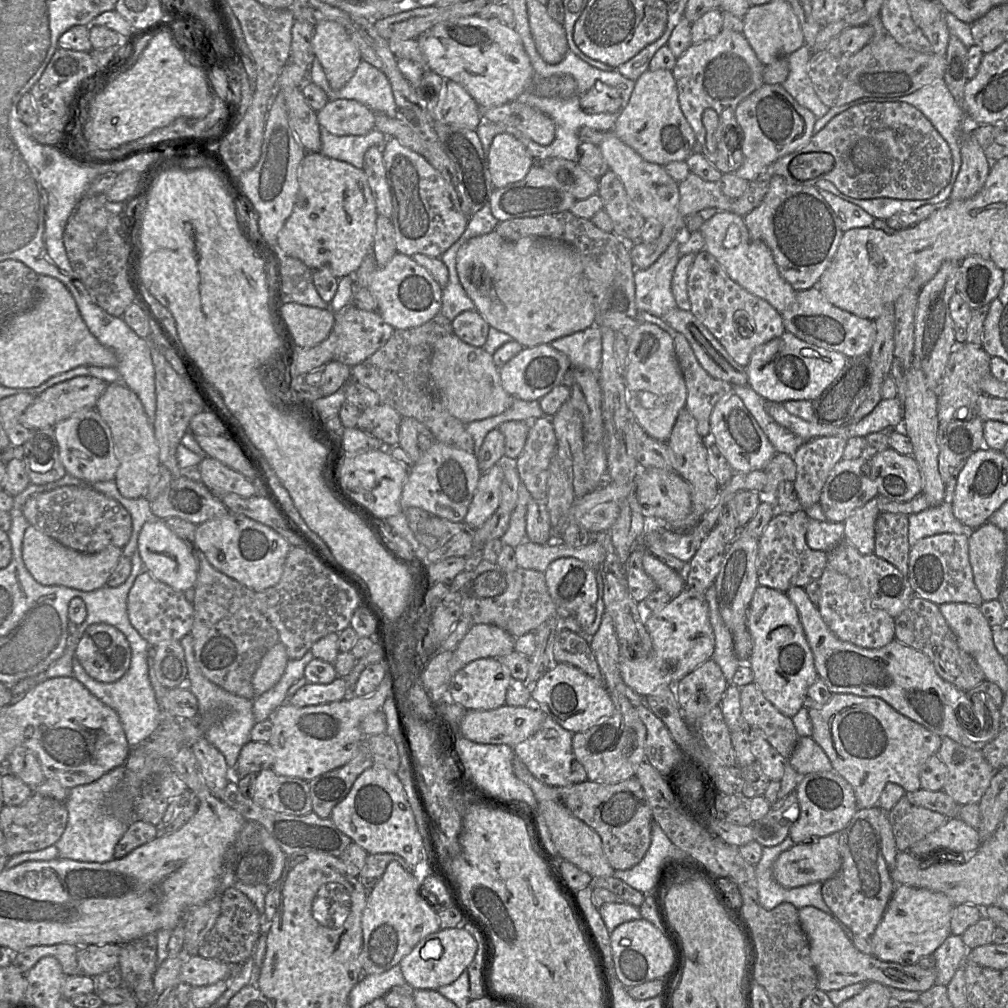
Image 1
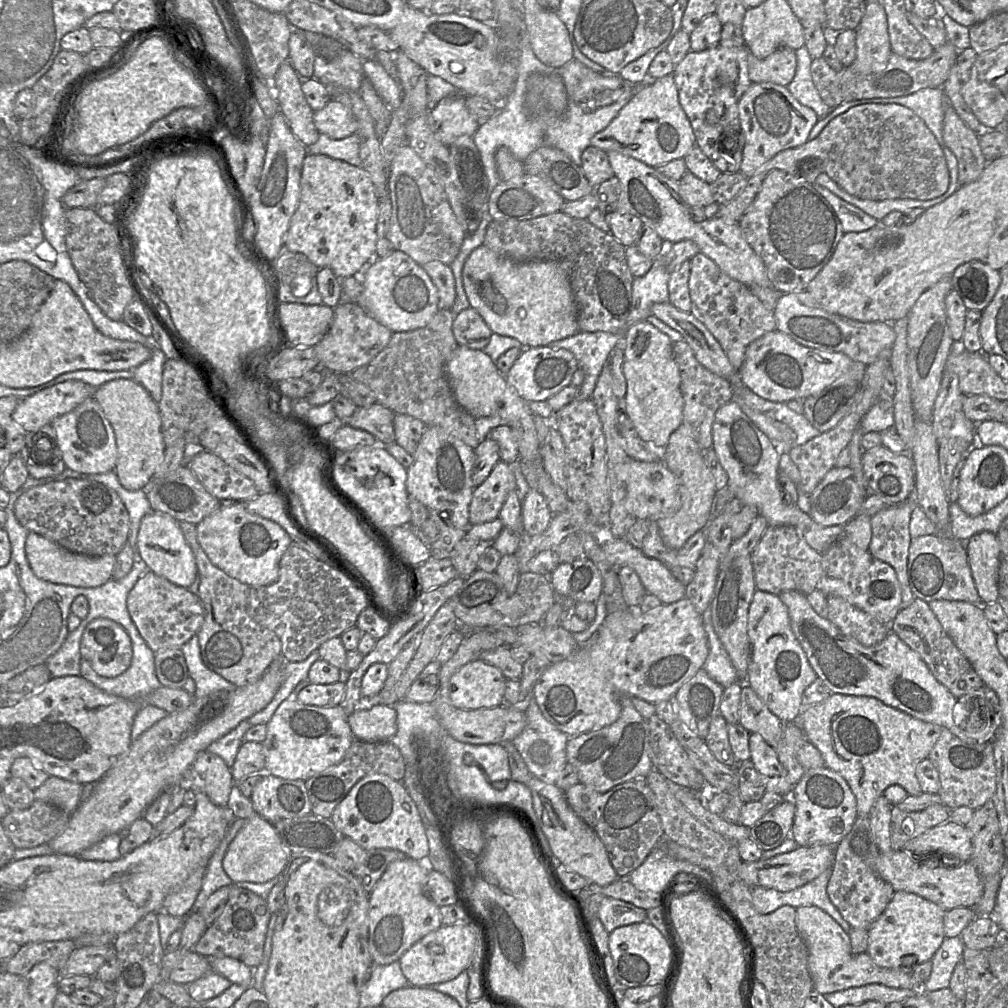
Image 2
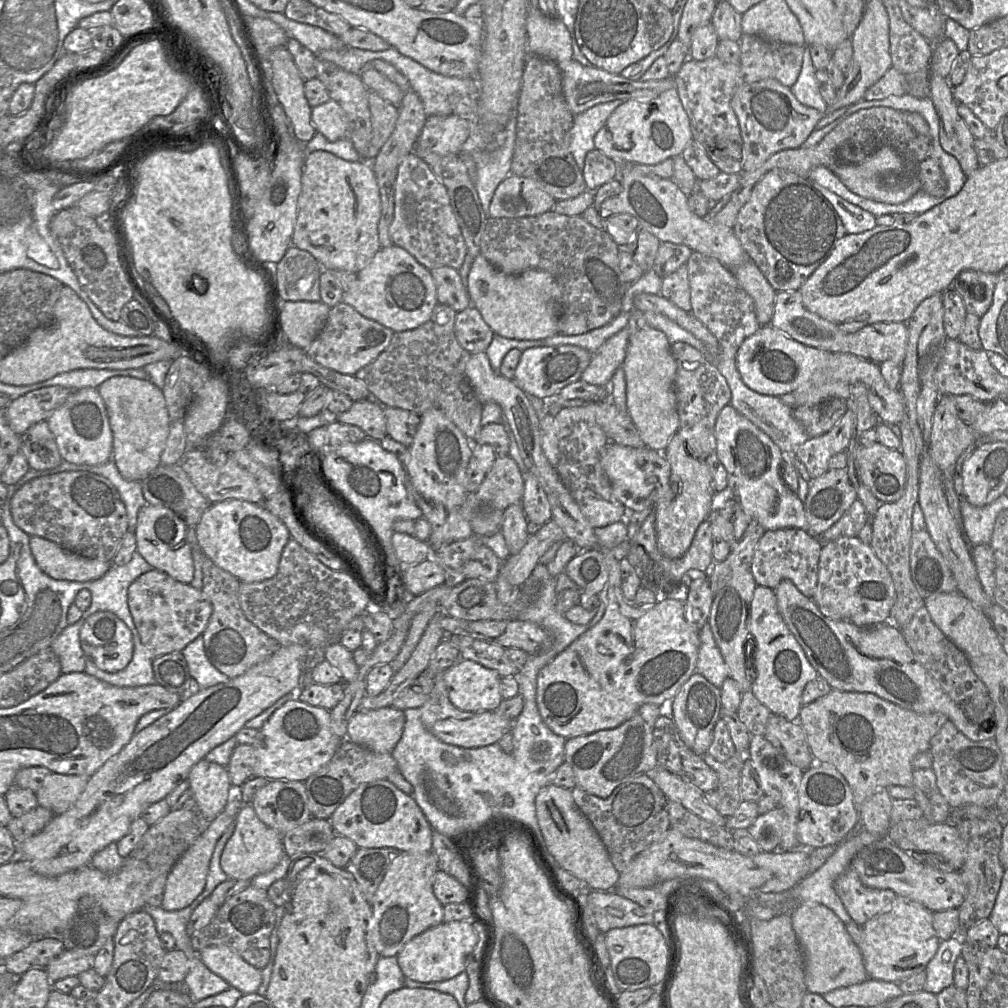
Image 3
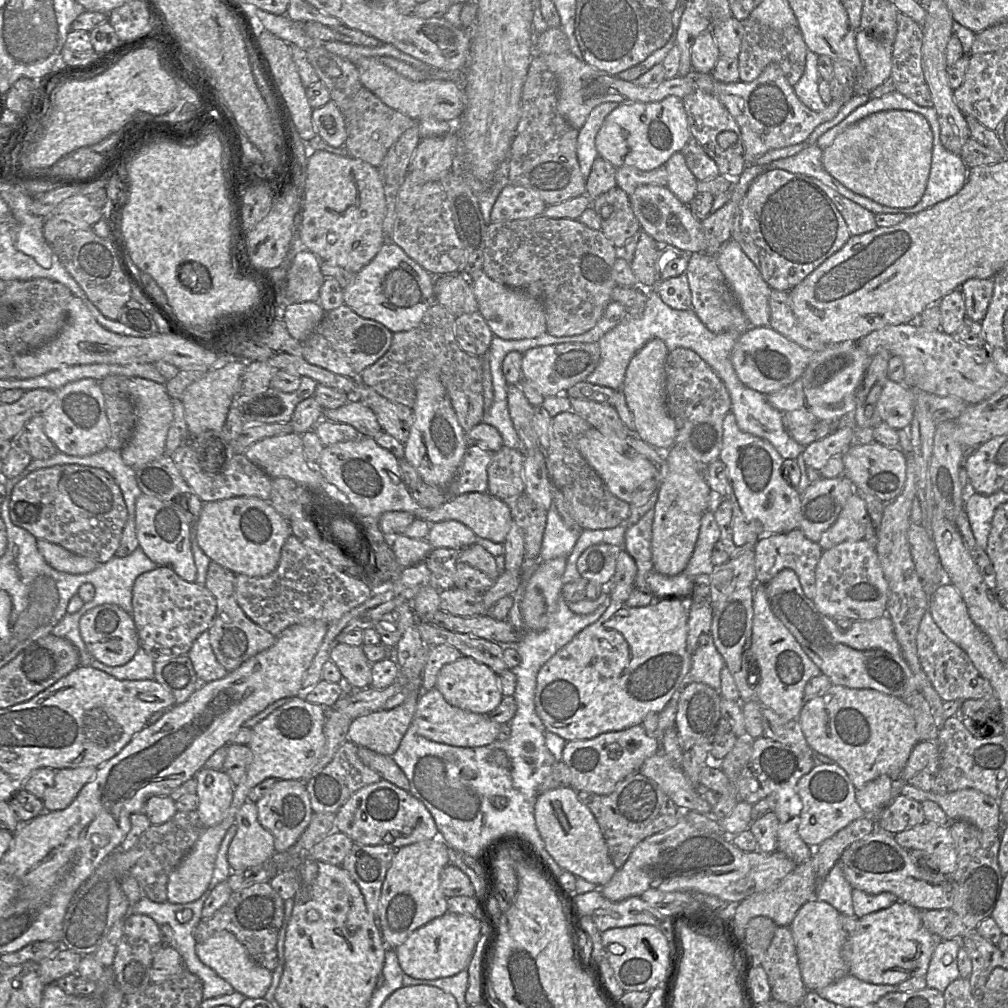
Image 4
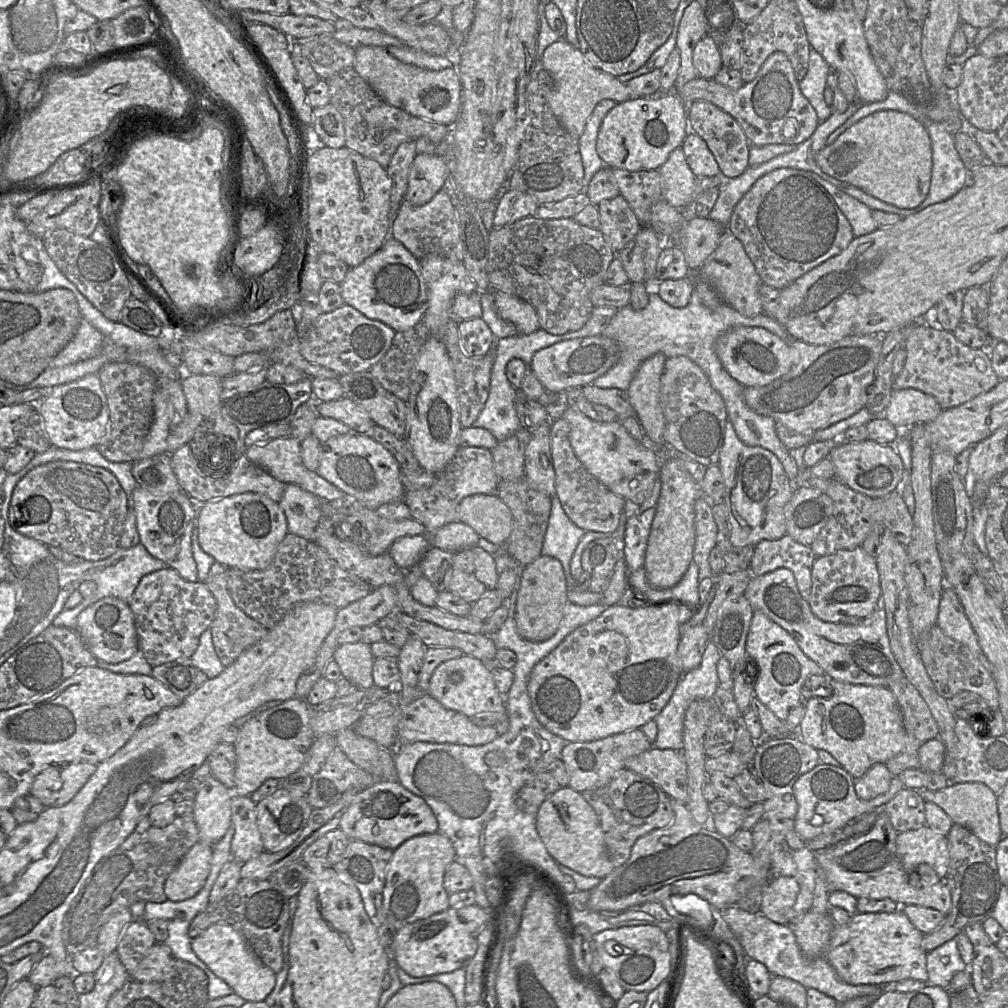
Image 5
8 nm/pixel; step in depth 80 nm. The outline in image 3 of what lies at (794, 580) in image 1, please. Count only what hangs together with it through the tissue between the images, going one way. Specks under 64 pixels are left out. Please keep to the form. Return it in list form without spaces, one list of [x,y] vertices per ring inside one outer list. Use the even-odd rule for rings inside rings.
[[[798,528],[767,530],[756,545],[751,563],[751,573],[756,585],[775,589],[784,580],[791,580],[807,598],[814,595],[818,581],[818,562],[823,543]]]

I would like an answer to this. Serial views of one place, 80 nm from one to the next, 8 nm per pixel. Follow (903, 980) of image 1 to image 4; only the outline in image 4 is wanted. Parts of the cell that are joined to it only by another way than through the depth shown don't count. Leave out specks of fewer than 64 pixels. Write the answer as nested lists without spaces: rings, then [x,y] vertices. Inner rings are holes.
[[[812,898],[798,910],[789,927],[795,942],[802,980],[808,991],[819,990],[850,975],[842,956],[847,934],[842,927],[840,913],[833,906]]]

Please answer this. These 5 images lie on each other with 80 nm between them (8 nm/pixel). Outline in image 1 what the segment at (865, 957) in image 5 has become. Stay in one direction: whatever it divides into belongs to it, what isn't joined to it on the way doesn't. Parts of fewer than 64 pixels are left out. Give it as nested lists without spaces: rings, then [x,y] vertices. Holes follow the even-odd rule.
[[[897,885],[884,915],[871,936],[872,955],[884,962],[913,965],[934,951],[951,935],[950,923],[955,905],[943,893],[908,885]]]

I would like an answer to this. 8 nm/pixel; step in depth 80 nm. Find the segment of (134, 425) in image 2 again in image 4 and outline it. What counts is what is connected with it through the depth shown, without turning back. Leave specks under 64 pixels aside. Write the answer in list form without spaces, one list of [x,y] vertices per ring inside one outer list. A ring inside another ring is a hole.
[[[126,377],[127,394],[135,409],[135,426],[131,438],[120,451],[123,462],[132,469],[164,456],[166,438],[173,421],[172,400],[165,385],[139,377]]]

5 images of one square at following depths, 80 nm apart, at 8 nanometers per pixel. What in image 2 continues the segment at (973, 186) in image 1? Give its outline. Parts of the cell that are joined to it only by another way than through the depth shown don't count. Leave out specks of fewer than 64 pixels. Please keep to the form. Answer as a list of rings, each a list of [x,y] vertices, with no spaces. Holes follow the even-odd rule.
[[[950,104],[945,109],[943,139],[958,160],[960,186],[977,180],[987,165],[979,143],[979,132],[972,130]]]

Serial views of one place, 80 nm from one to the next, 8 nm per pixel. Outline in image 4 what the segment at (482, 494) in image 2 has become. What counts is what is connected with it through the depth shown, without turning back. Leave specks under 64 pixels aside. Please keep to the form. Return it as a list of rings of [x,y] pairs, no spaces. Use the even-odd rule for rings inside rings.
[[[503,445],[499,451],[493,453],[487,469],[487,493],[504,502],[522,494],[523,466],[524,454]]]

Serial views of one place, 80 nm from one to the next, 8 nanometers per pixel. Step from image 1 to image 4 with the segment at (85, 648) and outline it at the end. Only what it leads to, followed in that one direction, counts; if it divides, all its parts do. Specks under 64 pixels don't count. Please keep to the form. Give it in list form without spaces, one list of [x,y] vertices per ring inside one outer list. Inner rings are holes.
[[[104,604],[85,613],[80,619],[79,631],[89,654],[110,667],[125,665],[140,648],[133,617],[116,605]]]

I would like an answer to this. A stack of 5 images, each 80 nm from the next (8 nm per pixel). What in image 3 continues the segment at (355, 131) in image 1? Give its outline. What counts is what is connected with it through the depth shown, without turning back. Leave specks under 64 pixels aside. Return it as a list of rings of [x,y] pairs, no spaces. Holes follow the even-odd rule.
[[[331,98],[312,108],[311,120],[316,131],[331,142],[348,135],[349,125],[343,108]]]

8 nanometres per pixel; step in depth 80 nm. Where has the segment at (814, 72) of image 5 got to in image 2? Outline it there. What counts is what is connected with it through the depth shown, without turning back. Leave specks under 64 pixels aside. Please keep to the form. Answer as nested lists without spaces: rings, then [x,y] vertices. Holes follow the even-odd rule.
[[[806,48],[795,50],[797,66],[793,80],[786,86],[793,97],[802,105],[815,111],[818,118],[826,117],[831,108],[821,99],[811,75],[812,58]]]

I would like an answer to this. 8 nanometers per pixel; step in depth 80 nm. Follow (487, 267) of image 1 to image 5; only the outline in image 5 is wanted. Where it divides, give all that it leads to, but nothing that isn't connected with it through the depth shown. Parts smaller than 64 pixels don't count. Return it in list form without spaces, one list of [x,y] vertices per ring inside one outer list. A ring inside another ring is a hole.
[[[492,291],[499,316],[515,325],[516,334],[527,335],[540,328],[538,315],[529,303],[503,291]]]

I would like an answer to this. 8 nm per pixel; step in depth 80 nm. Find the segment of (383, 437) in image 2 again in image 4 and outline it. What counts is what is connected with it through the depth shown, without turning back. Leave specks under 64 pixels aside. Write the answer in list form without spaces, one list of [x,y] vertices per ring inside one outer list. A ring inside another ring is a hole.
[[[347,401],[336,409],[322,409],[322,417],[349,424],[365,437],[374,437],[382,430],[374,412],[360,401]]]

